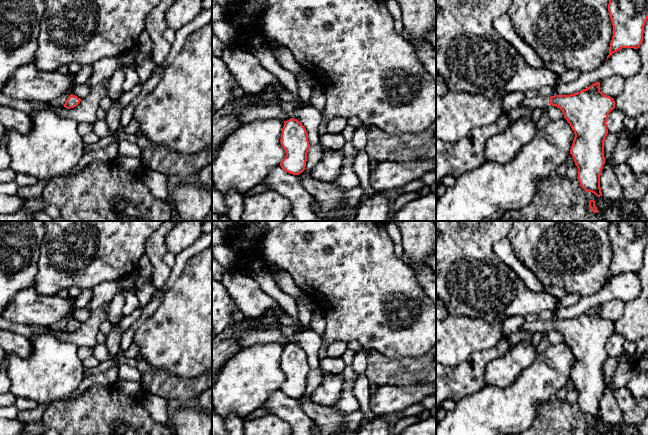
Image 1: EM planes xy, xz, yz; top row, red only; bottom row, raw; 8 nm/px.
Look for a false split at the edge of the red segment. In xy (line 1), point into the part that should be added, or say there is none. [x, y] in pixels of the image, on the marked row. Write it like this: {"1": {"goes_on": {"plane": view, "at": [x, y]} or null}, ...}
{"1": {"goes_on": null}}

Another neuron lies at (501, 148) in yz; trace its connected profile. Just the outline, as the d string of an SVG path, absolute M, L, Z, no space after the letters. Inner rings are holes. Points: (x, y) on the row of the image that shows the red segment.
M518 118L506 130L486 141L486 162L509 162L534 138L536 132L536 122L532 118Z

